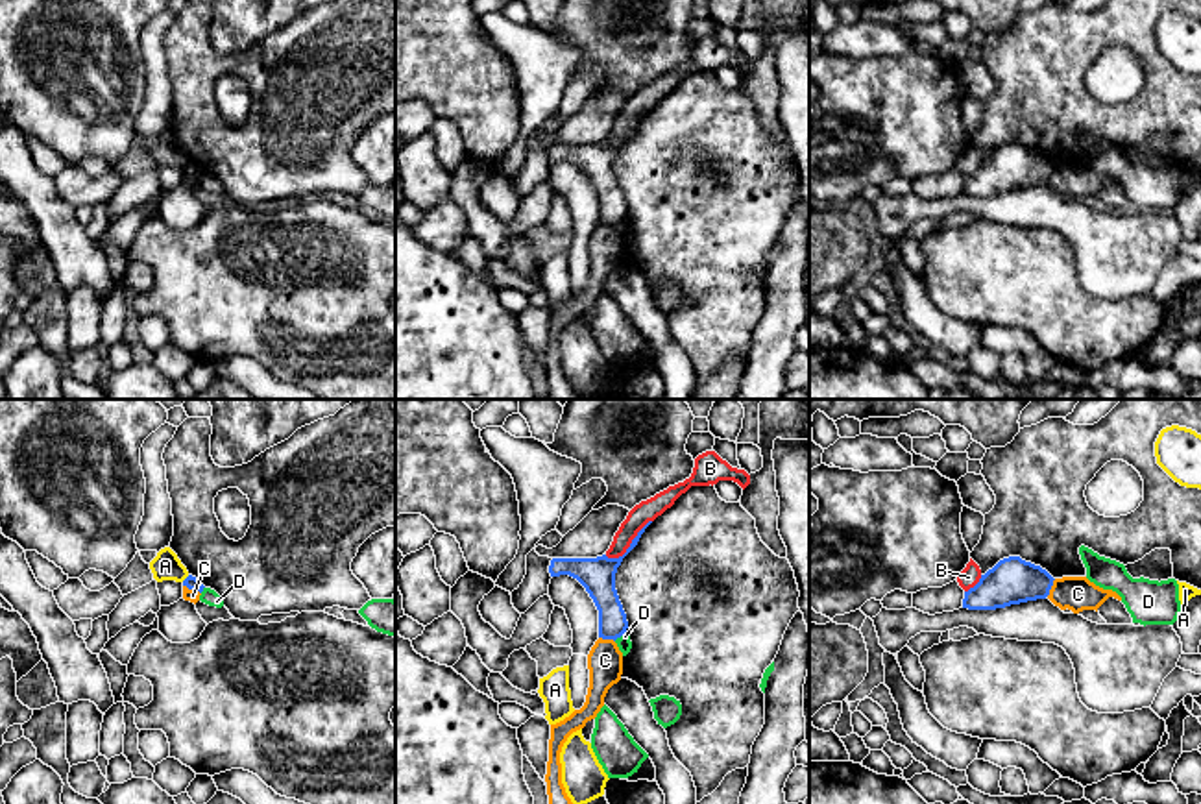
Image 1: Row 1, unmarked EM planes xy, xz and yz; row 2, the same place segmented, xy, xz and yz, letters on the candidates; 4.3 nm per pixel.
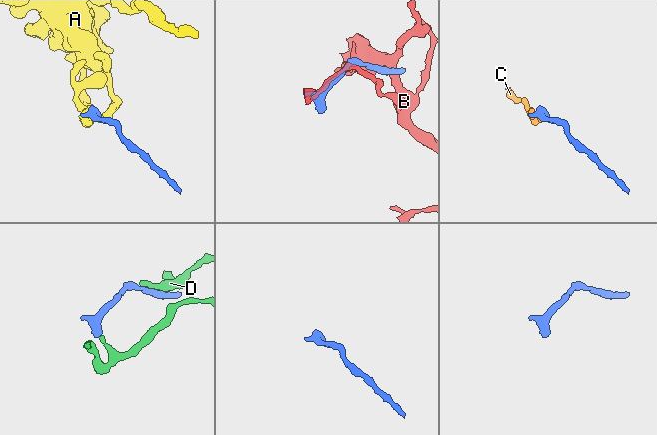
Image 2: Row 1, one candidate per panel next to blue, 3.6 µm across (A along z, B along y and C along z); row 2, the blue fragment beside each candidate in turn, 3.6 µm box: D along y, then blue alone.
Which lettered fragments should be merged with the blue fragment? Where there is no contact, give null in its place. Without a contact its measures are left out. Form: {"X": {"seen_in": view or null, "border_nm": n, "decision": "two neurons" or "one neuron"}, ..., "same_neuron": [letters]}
{"A": {"seen_in": "xy", "border_nm": 50, "decision": "two neurons"}, "B": {"seen_in": "xz", "border_nm": 260, "decision": "two neurons"}, "C": {"seen_in": "xy", "border_nm": 90, "decision": "two neurons"}, "D": {"seen_in": "xz", "border_nm": 70, "decision": "two neurons"}, "same_neuron": []}

